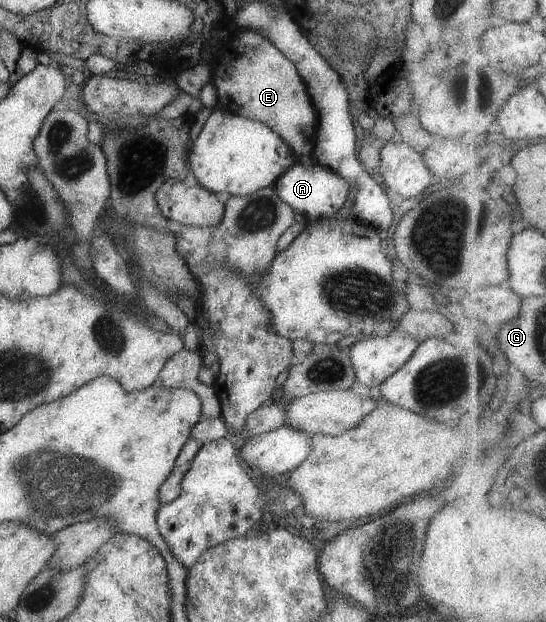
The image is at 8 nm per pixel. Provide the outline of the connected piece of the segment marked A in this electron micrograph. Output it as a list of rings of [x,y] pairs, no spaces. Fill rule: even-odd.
[[[295,162],[282,173],[282,176],[274,180],[272,188],[284,204],[287,204],[294,212],[303,214],[306,221],[329,219],[337,210],[340,210],[347,199],[350,192],[349,184],[329,168],[314,163],[312,165],[312,168],[304,168]]]

